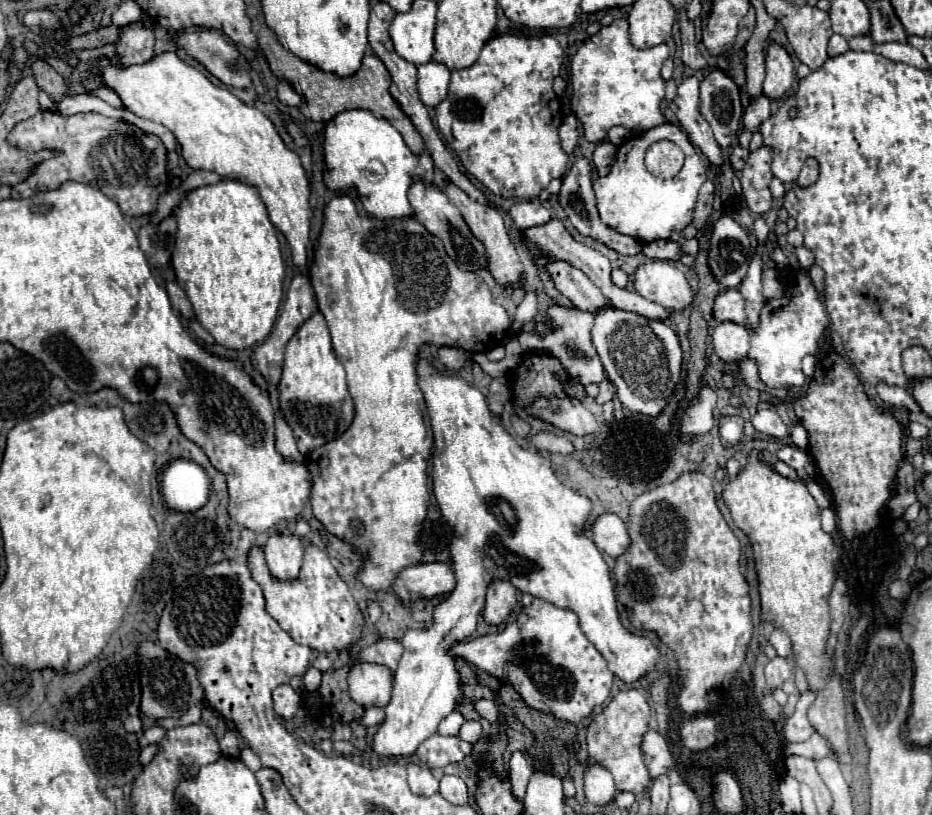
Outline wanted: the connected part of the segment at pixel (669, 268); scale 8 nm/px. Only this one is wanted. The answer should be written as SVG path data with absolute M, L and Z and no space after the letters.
M649 260L633 274L633 288L647 300L671 310L683 310L693 302L693 290L681 270L665 260Z

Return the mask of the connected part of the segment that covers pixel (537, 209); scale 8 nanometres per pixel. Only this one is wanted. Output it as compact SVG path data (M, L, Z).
M515 202L509 210L509 216L513 218L513 224L519 230L539 226L539 224L545 224L551 220L549 210L539 202Z

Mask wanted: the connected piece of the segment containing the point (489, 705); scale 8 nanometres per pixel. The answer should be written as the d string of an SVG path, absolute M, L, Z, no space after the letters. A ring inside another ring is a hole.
M479 700L479 702L475 704L475 710L477 710L487 722L491 722L491 724L495 724L497 718L499 718L499 710L497 710L497 704L495 704L493 700Z

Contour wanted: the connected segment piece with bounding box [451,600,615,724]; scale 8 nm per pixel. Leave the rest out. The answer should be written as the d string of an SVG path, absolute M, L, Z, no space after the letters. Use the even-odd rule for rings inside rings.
M533 600L501 634L461 642L451 652L463 656L479 670L511 682L529 708L549 712L557 720L573 724L587 718L593 708L609 698L615 680L601 652L581 632L577 614L555 608L545 600Z

